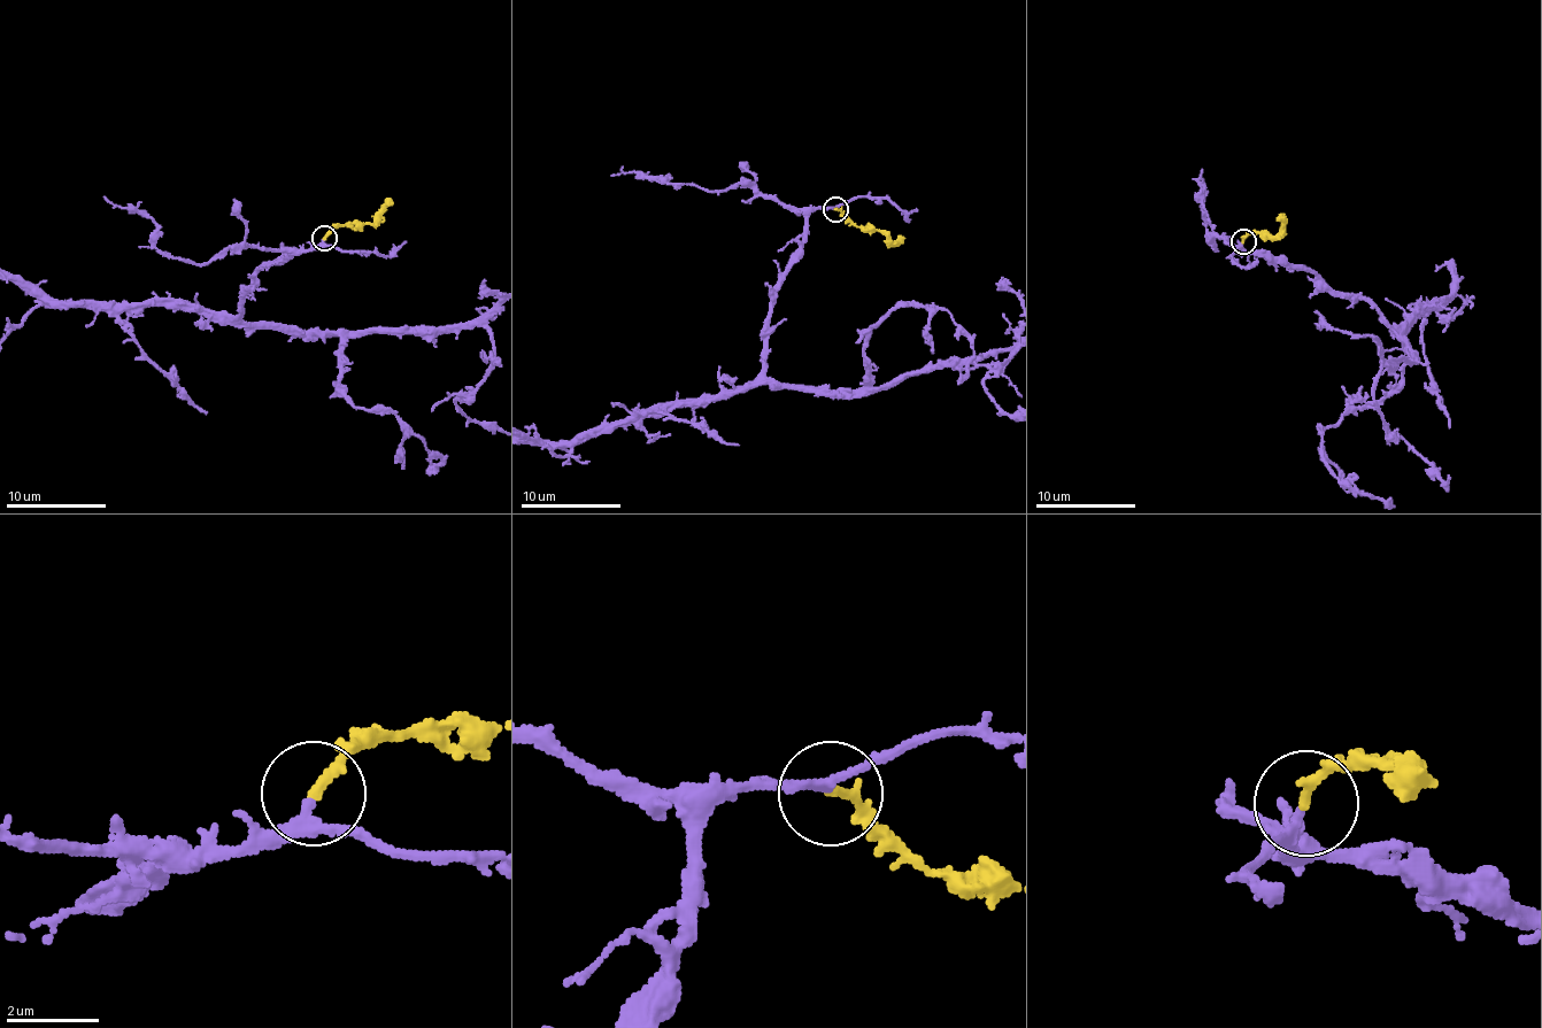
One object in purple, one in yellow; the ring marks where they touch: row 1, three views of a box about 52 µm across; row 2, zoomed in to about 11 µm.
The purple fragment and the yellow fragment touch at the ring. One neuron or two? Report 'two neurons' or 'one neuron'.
one neuron

